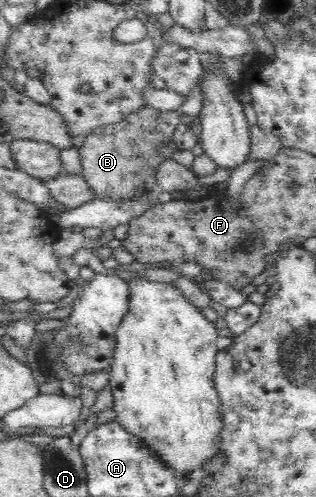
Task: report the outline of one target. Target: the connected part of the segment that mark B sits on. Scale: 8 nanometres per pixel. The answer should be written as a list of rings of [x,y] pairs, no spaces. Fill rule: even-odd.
[[[143,107],[138,111],[130,112],[126,120],[113,124],[104,124],[94,128],[80,146],[82,175],[95,196],[102,199],[134,199],[141,193],[156,195],[159,186],[156,181],[156,172],[163,160],[171,158],[178,148],[174,143],[174,132],[180,124],[181,113],[177,111],[161,111],[156,108]]]

